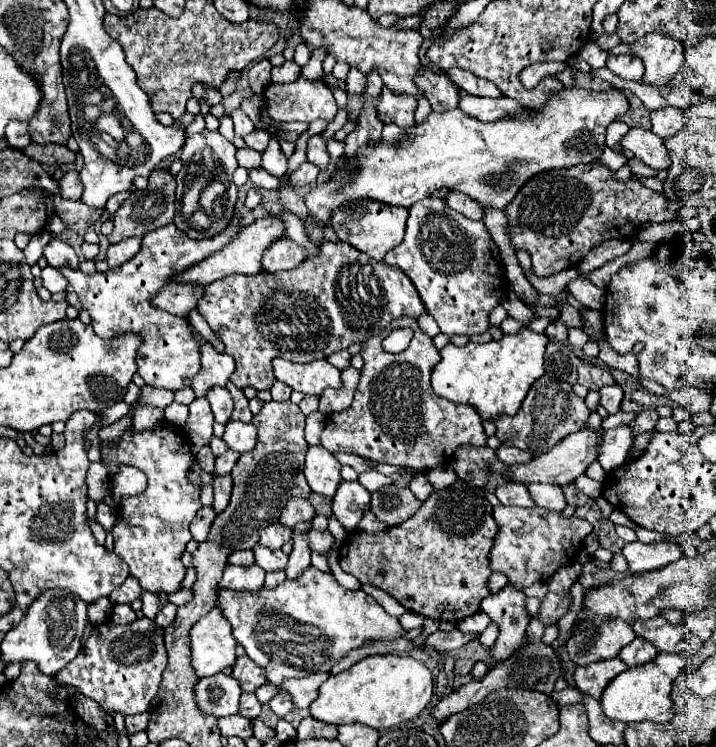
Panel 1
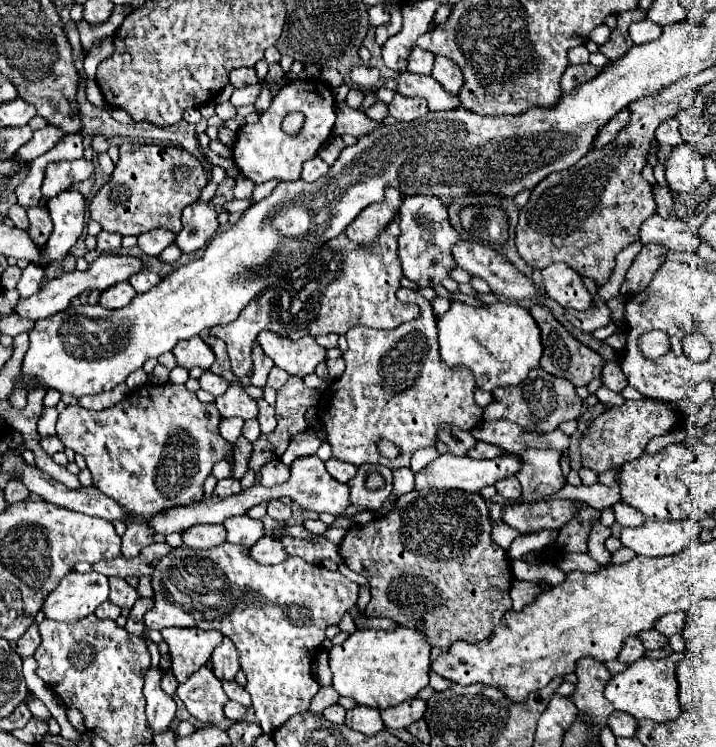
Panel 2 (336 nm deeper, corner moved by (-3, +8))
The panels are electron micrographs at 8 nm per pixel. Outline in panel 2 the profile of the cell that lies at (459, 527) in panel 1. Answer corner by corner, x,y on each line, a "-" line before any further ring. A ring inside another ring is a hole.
458,489
410,491
398,499
388,515
348,529
340,543
340,555
352,571
368,579
372,593
364,609
368,617
386,617
400,625
424,625
428,643
444,651
456,641
478,643
486,639
500,623
500,617
512,609
510,559
490,539
490,531
490,511
480,493

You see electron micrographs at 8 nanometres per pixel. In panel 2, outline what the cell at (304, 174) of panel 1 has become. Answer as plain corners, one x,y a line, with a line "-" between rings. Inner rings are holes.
314,157
312,161
306,161
306,163
304,163
302,179
304,179
306,183
312,183
312,181
324,177
324,175
328,173
328,169
330,169
330,167
328,167
320,157

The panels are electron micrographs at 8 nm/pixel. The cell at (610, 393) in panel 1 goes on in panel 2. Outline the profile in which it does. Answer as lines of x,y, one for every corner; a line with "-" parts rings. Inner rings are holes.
606,361
604,367
602,367
602,381
604,385
610,389
610,391
616,391
620,393
628,383
626,383
626,377
620,369
618,363
612,363
612,361

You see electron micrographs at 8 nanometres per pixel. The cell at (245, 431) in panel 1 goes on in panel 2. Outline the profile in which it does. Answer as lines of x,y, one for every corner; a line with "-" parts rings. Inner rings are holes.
236,377
228,391
220,397
216,397
216,405
222,417
242,417
242,419
254,419
258,415
258,403
252,399
246,391
240,379

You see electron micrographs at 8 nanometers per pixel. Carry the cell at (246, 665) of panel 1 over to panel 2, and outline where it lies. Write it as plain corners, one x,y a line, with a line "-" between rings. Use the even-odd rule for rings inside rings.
224,637
220,647
216,647
212,653
212,671
218,679
228,679
228,681
232,681
234,675
240,671
236,649
232,647
232,641
228,637

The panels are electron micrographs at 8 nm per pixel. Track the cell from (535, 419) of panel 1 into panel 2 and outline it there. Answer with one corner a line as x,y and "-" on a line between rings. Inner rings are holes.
536,367
528,373
528,377
520,385
498,387
492,391
492,403
484,407
484,419
508,419
512,423
520,423
530,433
548,433
554,431
560,423
578,419
582,415
584,401
576,395
576,387
560,377
544,373
544,369

